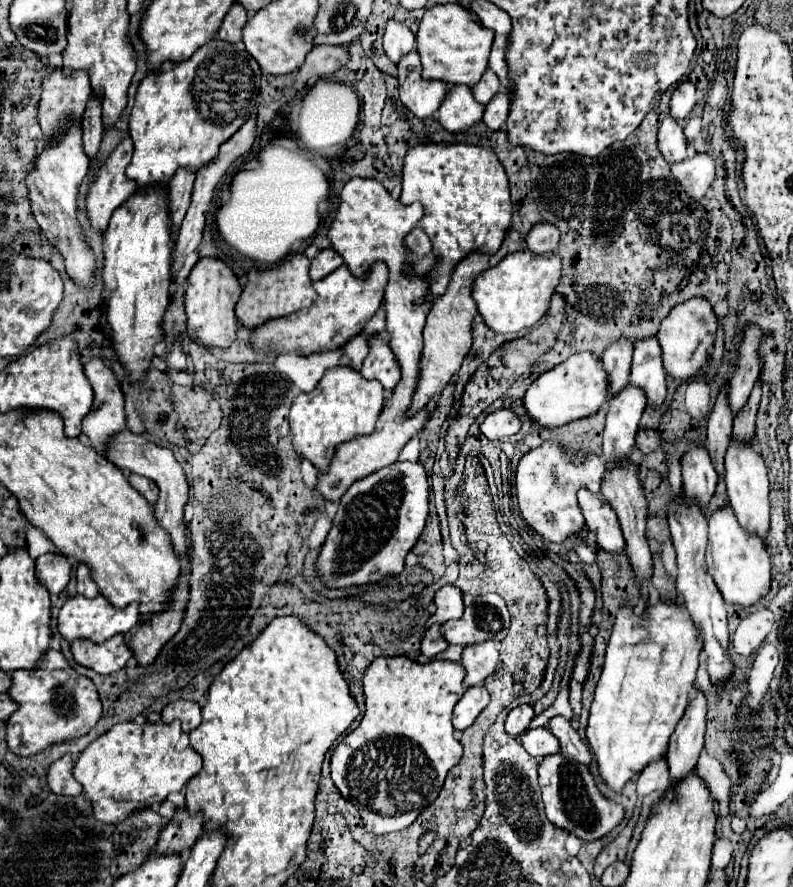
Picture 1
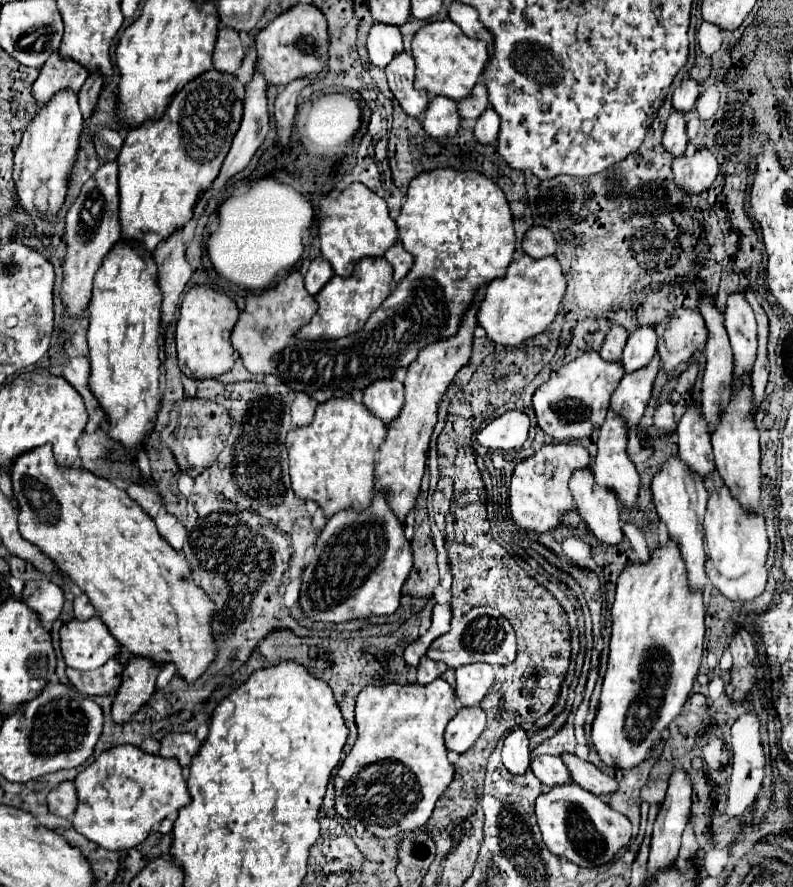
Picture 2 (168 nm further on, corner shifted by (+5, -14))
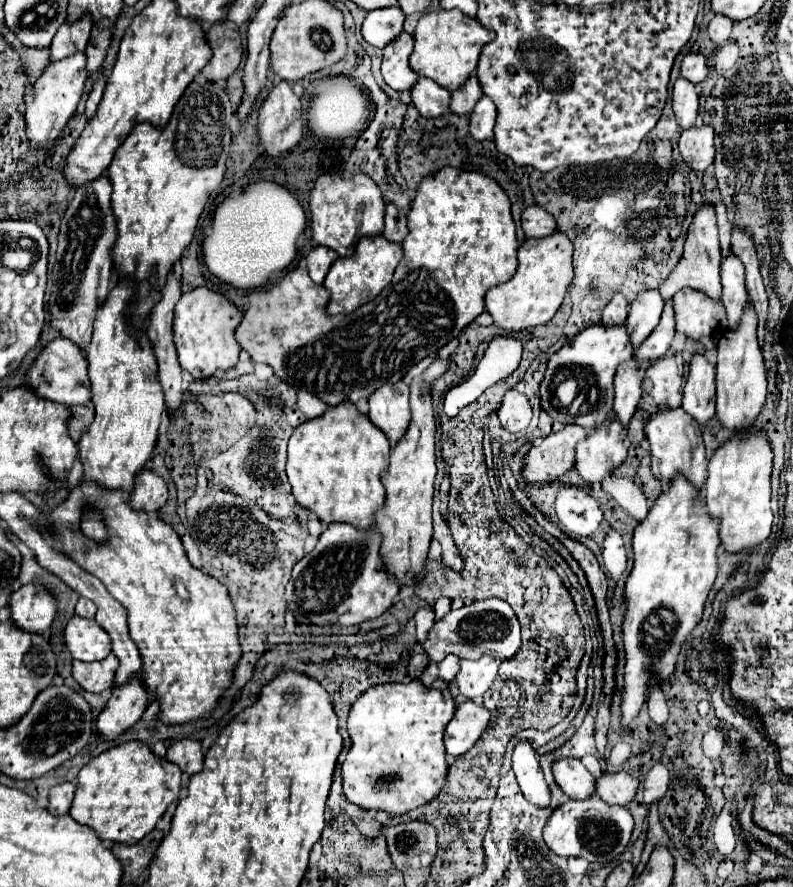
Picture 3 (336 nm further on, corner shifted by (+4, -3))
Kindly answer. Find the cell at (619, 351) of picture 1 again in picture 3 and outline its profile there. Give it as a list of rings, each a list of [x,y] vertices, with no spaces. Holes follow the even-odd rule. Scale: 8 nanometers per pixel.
[[[616,295],[604,309],[602,313],[602,325],[604,327],[620,327],[626,323],[626,315],[628,315],[628,309],[626,309],[626,299],[624,295]]]

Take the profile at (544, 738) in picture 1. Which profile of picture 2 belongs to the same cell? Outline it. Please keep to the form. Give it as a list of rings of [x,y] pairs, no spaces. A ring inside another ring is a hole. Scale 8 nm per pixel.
[[[537,756],[531,762],[533,774],[547,786],[563,786],[571,780],[571,772],[559,756]]]

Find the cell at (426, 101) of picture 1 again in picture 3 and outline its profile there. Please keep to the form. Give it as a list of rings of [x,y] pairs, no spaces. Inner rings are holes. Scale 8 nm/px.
[[[402,31],[386,49],[384,49],[384,59],[382,59],[382,77],[384,81],[400,93],[410,93],[412,83],[418,81],[418,75],[410,69],[408,57],[412,53],[414,39],[410,33]]]

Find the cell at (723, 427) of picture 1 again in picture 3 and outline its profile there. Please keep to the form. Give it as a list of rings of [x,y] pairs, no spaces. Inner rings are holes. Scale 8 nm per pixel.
[[[704,205],[700,207],[700,213],[696,213],[696,219],[692,223],[692,229],[688,233],[686,245],[684,245],[684,255],[680,259],[680,263],[676,265],[676,271],[672,271],[672,277],[668,277],[662,287],[660,287],[660,295],[664,299],[670,299],[676,291],[680,291],[682,287],[692,287],[696,291],[702,291],[704,295],[708,295],[710,299],[718,301],[722,297],[722,283],[720,283],[720,243],[718,243],[718,227],[716,227],[716,215],[712,211],[712,207]]]

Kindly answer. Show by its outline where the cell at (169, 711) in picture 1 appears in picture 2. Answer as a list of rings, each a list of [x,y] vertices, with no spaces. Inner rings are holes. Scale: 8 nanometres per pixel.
[[[167,734],[161,740],[161,756],[163,758],[177,758],[181,768],[187,768],[193,760],[193,756],[199,752],[199,740],[195,738],[195,734]]]

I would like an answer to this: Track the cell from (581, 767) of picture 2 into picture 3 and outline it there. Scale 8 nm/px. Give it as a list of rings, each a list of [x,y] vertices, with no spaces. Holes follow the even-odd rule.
[[[604,771],[600,777],[596,777],[596,795],[610,803],[610,805],[628,805],[638,789],[638,779],[632,777],[628,771],[616,771],[608,773]]]

